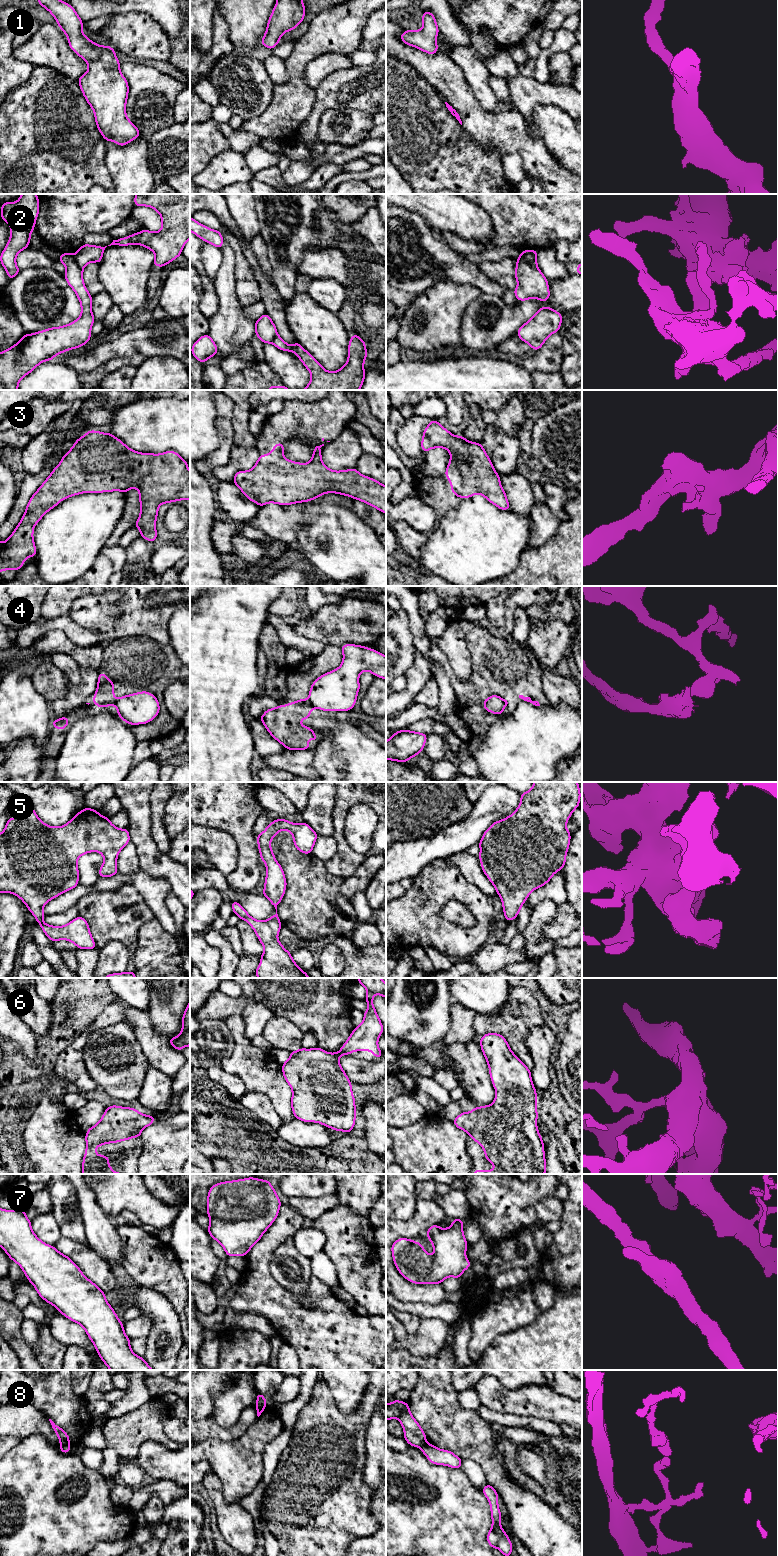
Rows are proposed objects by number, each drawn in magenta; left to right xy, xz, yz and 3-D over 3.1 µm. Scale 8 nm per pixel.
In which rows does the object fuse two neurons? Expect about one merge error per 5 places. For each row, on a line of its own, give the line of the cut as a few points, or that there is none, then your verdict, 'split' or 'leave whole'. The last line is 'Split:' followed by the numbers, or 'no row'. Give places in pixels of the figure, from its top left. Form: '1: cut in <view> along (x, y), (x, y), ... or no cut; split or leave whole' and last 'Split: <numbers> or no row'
1: no cut; leave whole
2: cut in yz along (524, 250), (526, 259), (537, 268); split
3: no cut; leave whole
4: cut in xz along (308, 699), (314, 706); split
5: no cut; leave whole
6: no cut; leave whole
7: no cut; leave whole
8: cut in xy along (60, 1443), (68, 1444); split
Split: 2, 4, 8

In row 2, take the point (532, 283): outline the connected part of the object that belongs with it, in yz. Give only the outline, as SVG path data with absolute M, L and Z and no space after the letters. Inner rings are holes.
M525 250L516 259L517 265L514 271L518 286L514 295L519 301L536 298L540 301L548 301L550 297L548 280L543 273L533 267L525 256Z

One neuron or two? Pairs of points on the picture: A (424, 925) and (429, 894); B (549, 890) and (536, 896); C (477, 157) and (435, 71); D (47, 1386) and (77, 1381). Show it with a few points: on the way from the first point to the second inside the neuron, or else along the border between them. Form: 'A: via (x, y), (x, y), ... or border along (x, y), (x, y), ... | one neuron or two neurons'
A: via (424, 917), (424, 902) | one neuron
B: via (546, 893), (539, 895) | one neuron
C: border along (461, 125), (476, 143) | two neurons
D: border along (71, 1380), (73, 1391), (82, 1396) | two neurons

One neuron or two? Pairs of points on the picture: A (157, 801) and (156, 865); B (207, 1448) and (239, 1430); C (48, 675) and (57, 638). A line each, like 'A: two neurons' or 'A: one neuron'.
A: two neurons
B: two neurons
C: two neurons

